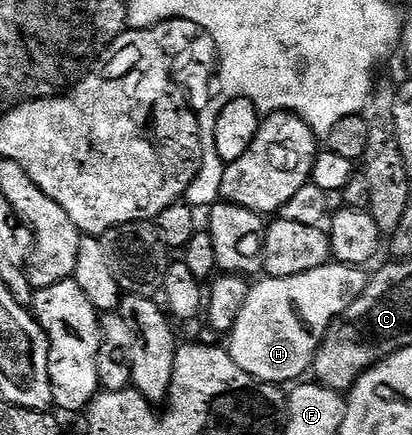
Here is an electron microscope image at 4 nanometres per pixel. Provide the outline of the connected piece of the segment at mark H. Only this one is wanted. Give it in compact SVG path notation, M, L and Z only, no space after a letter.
M328 261L324 267L309 269L309 273L276 279L260 278L260 283L252 286L249 297L245 297L241 317L237 317L237 325L233 325L229 332L233 361L237 361L245 373L263 383L291 385L302 380L310 372L315 350L333 320L343 315L367 288L369 275L365 272L357 267Z

